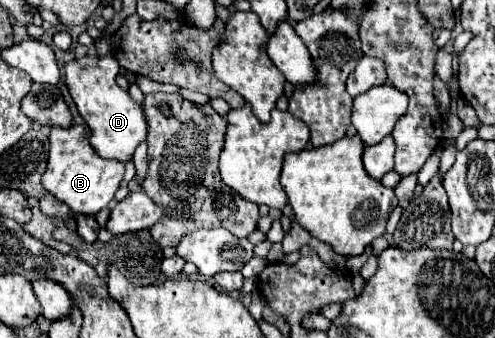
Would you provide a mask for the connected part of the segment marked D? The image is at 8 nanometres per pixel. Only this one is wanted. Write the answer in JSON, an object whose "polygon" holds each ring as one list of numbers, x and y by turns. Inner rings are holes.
{"polygon":[[111,54,105,58,85,56,65,64,65,84,69,88,69,94,73,96,73,102,77,104,79,114,91,130,91,146,101,158,127,164,133,160,137,146,147,140,147,124,141,106,131,100,127,90,117,86,117,74,119,64]]}

